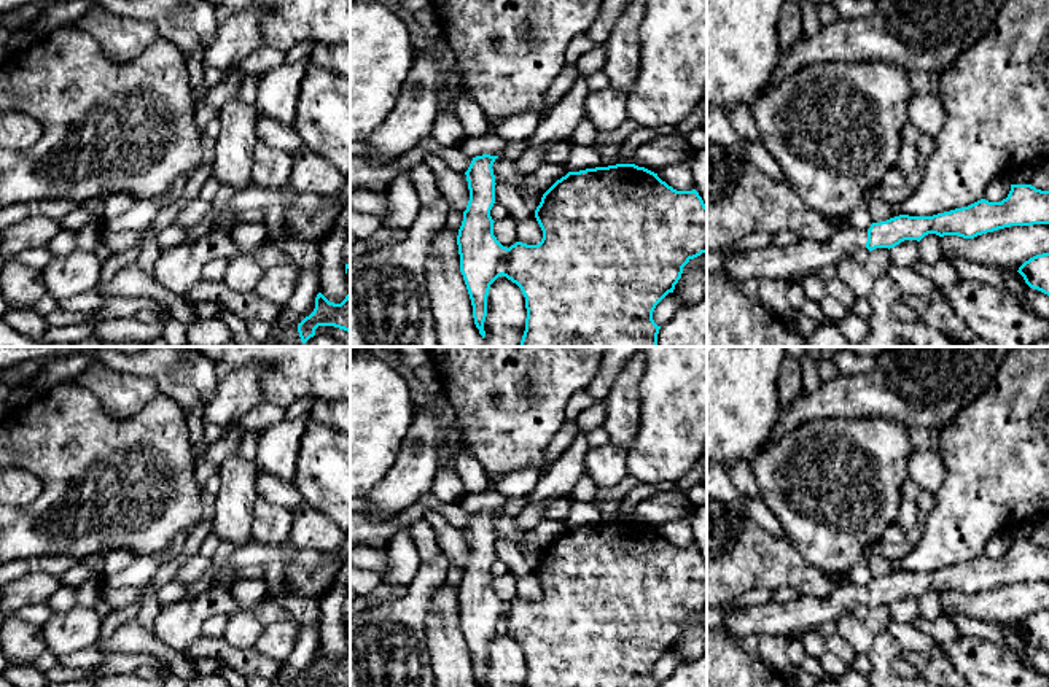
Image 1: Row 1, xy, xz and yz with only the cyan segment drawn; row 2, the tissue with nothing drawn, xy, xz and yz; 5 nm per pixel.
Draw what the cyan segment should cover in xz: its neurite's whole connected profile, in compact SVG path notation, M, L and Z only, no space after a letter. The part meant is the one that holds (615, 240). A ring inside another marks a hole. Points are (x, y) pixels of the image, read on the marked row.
M476 156L465 172L470 200L457 235L460 272L482 339L489 289L503 275L516 283L525 297L525 331L519 347L657 347L661 326L653 320L656 305L673 293L683 267L707 253L707 205L699 192L677 191L657 173L635 164L568 172L543 194L535 210L543 231L541 242L538 245L516 242L506 248L493 235L495 221L490 216L497 184L492 165L497 157Z

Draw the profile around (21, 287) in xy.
M11 258L0 269L0 291L8 309L29 309L46 294L46 285L41 272Z

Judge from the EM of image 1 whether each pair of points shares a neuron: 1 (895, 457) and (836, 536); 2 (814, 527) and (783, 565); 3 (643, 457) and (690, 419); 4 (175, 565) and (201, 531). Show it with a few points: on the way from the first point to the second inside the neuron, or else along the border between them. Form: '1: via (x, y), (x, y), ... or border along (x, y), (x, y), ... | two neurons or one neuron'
1: via (873, 471), (847, 496), (841, 506), (841, 514) | one neuron
2: border along (790, 541), (823, 573) | two neurons
3: via (655, 454), (678, 430) | one neuron
4: via (182, 557), (193, 539) | one neuron

